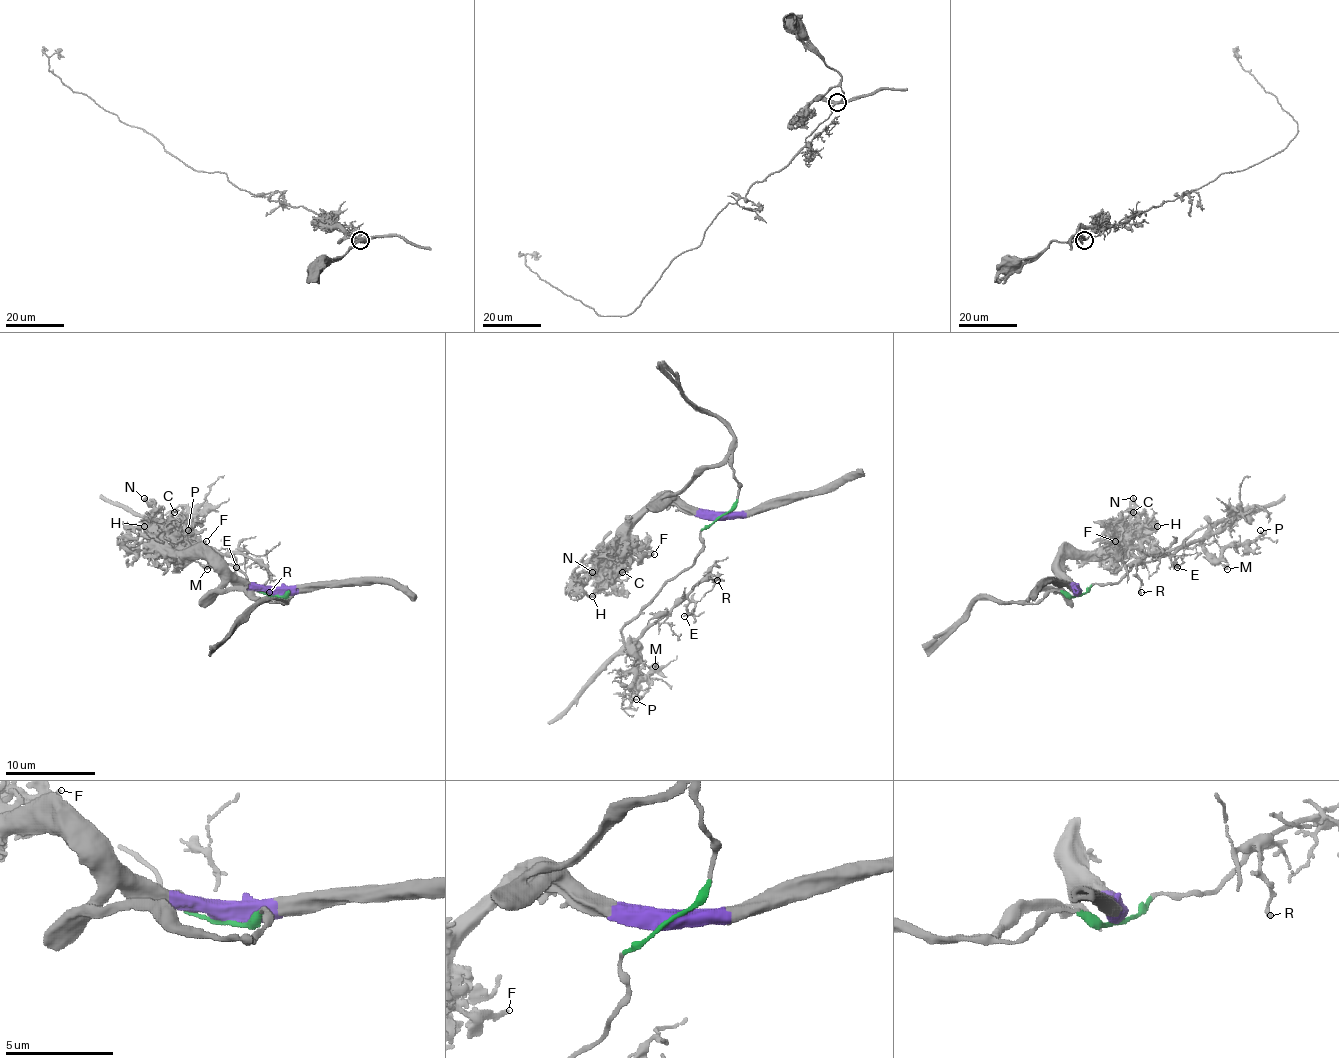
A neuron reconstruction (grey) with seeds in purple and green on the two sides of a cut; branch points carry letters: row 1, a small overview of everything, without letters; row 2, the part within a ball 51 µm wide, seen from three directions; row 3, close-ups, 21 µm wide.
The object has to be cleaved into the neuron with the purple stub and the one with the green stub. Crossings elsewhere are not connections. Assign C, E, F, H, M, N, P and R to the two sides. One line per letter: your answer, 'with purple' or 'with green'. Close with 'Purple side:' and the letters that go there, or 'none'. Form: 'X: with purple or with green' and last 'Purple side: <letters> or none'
C: with purple
E: with green
F: with purple
H: with purple
M: with green
N: with purple
P: with green
R: with green
Purple side: C, F, H, N

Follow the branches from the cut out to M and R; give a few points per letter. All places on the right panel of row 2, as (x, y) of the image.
M: (1077, 594), (1095, 583), (1117, 583), (1135, 565), (1169, 554), (1192, 533), (1208, 529), (1203, 542), (1228, 569)
R: (1077, 594), (1122, 578), (1205, 526), (1185, 547), (1144, 558), (1138, 565), (1140, 592)

